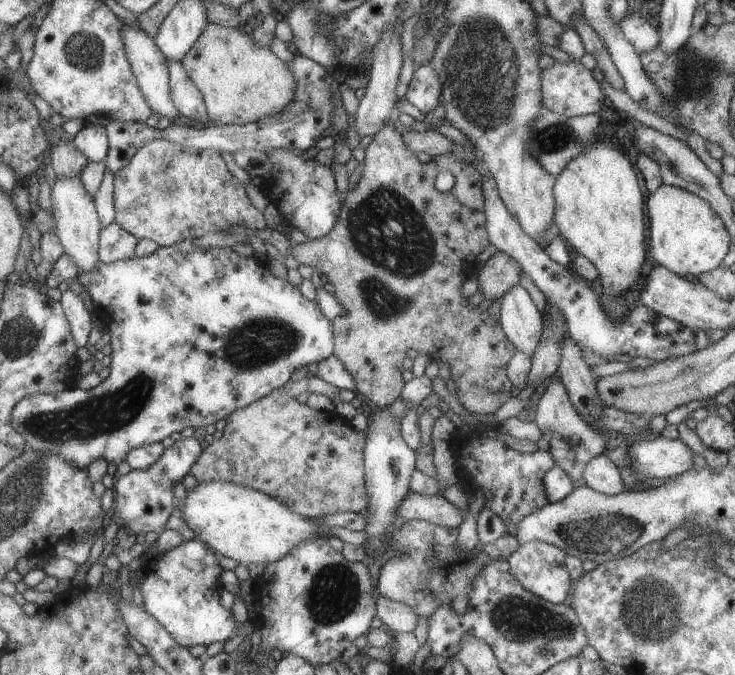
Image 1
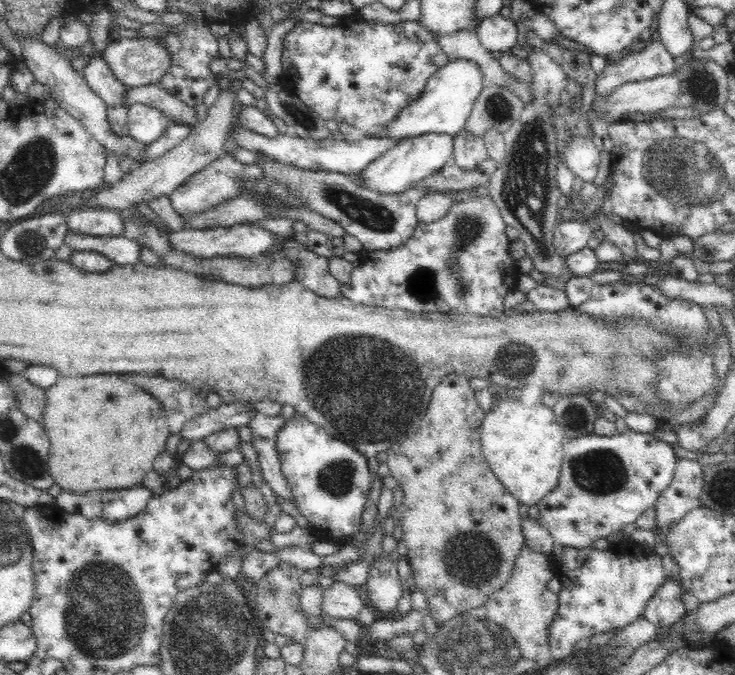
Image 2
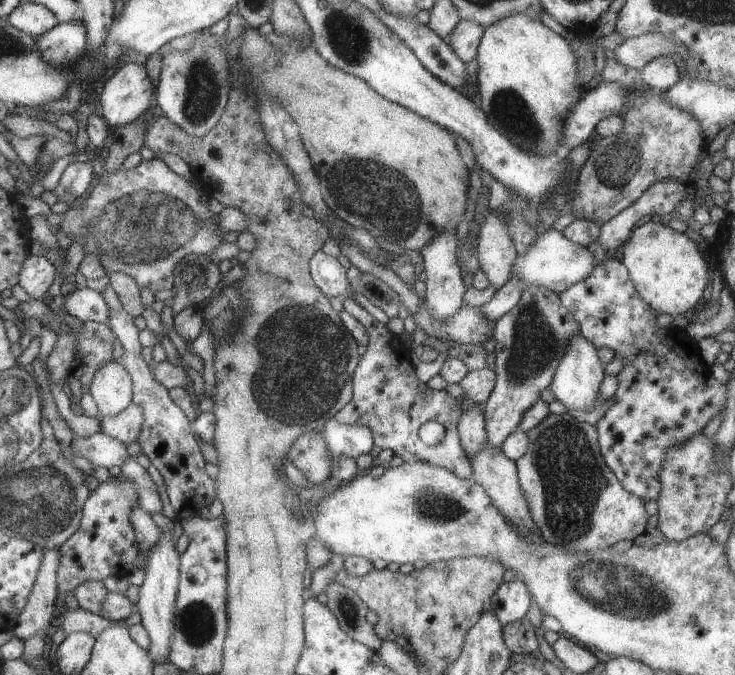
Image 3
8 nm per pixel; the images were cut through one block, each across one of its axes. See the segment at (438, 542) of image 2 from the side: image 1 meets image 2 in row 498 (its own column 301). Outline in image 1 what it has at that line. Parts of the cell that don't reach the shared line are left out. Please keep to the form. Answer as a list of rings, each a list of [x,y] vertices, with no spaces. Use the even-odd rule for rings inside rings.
[[[280,387],[279,389],[271,390],[271,392],[266,396],[259,398],[259,400],[245,406],[245,408],[231,412],[231,415],[225,418],[225,427],[222,432],[223,435],[218,440],[214,440],[212,444],[203,444],[201,455],[189,470],[189,473],[193,475],[197,484],[205,484],[205,482],[229,482],[245,486],[283,502],[285,506],[293,508],[294,512],[297,512],[299,516],[305,516],[305,518],[321,518],[327,515],[344,512],[354,512],[360,514],[363,519],[367,518],[367,494],[364,486],[362,460],[363,448],[365,448],[366,432],[355,430],[351,424],[348,424],[348,420],[340,418],[334,413],[334,411],[327,412],[311,410],[311,408],[306,404],[299,404],[296,398],[289,397],[289,394],[285,394]]]

